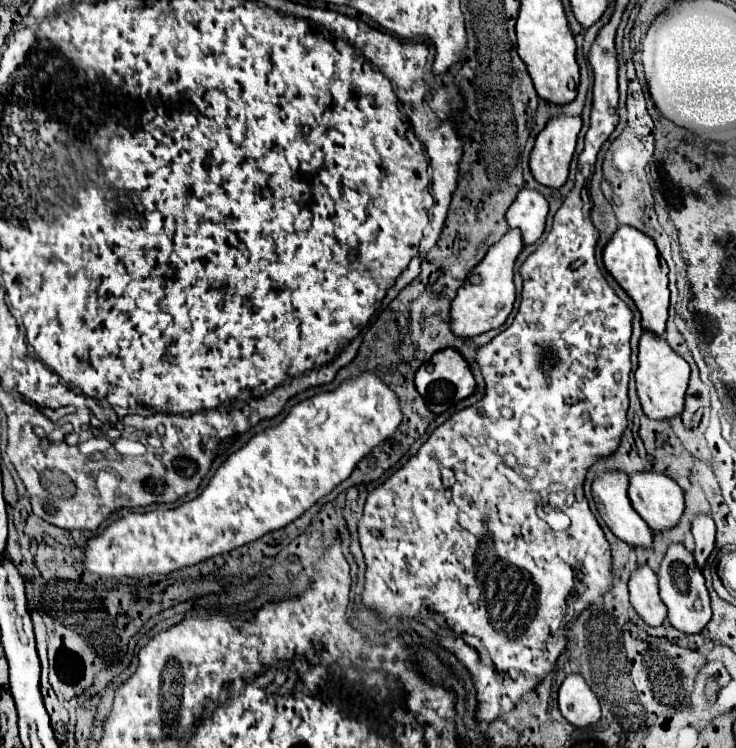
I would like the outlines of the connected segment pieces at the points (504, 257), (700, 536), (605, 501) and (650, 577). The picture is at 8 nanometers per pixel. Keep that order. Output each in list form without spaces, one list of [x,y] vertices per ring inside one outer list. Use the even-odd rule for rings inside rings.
[[[509,229],[499,243],[495,243],[485,259],[473,269],[465,285],[459,289],[457,297],[453,299],[451,309],[451,329],[455,335],[461,337],[475,337],[489,329],[501,327],[509,317],[513,303],[515,303],[515,283],[513,283],[513,265],[517,255],[523,249],[523,239],[519,229]]]
[[[697,513],[693,523],[691,523],[691,531],[695,537],[695,559],[697,565],[703,567],[709,553],[713,551],[713,543],[715,543],[715,521],[709,513]]]
[[[609,471],[593,481],[593,499],[607,527],[631,547],[651,547],[653,531],[629,505],[627,475]]]
[[[639,565],[635,571],[631,571],[629,579],[629,593],[631,593],[631,605],[641,615],[641,619],[649,625],[661,625],[667,617],[667,607],[659,599],[657,593],[657,575],[651,567]]]

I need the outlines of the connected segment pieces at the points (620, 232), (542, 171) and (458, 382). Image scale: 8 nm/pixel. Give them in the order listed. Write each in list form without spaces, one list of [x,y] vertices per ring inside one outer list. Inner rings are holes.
[[[619,225],[611,235],[609,243],[603,249],[603,263],[607,271],[617,279],[617,283],[627,291],[627,295],[635,301],[643,329],[663,335],[669,307],[669,289],[667,289],[667,263],[661,259],[661,253],[655,247],[655,241],[639,229],[629,225]]]
[[[555,115],[547,121],[545,129],[537,135],[535,139],[535,147],[531,151],[531,173],[533,177],[541,183],[541,185],[547,185],[547,187],[555,187],[559,189],[565,181],[567,181],[567,175],[569,175],[569,163],[573,159],[573,153],[575,153],[575,145],[577,145],[577,135],[581,131],[581,117],[575,115]]]
[[[441,349],[437,351],[431,361],[423,363],[415,375],[415,387],[417,391],[423,395],[427,407],[433,413],[443,413],[447,411],[451,405],[467,399],[475,389],[477,389],[477,381],[469,369],[469,363],[465,361],[465,357],[455,351],[455,349]]]

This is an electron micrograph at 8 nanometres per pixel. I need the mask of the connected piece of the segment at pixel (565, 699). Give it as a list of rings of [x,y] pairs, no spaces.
[[[571,673],[565,677],[559,689],[559,709],[567,721],[575,727],[587,727],[599,721],[601,705],[593,689],[589,689],[587,681],[579,673]]]

